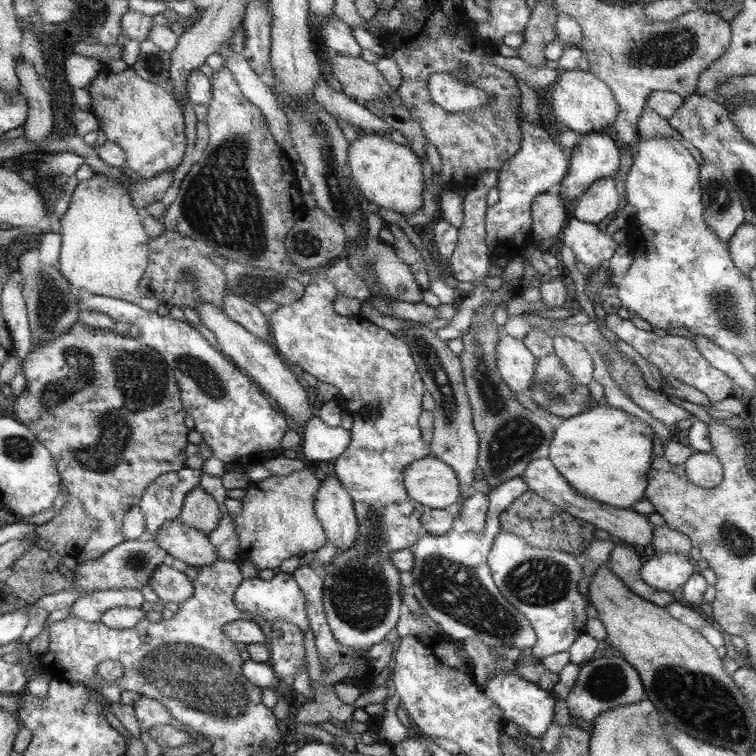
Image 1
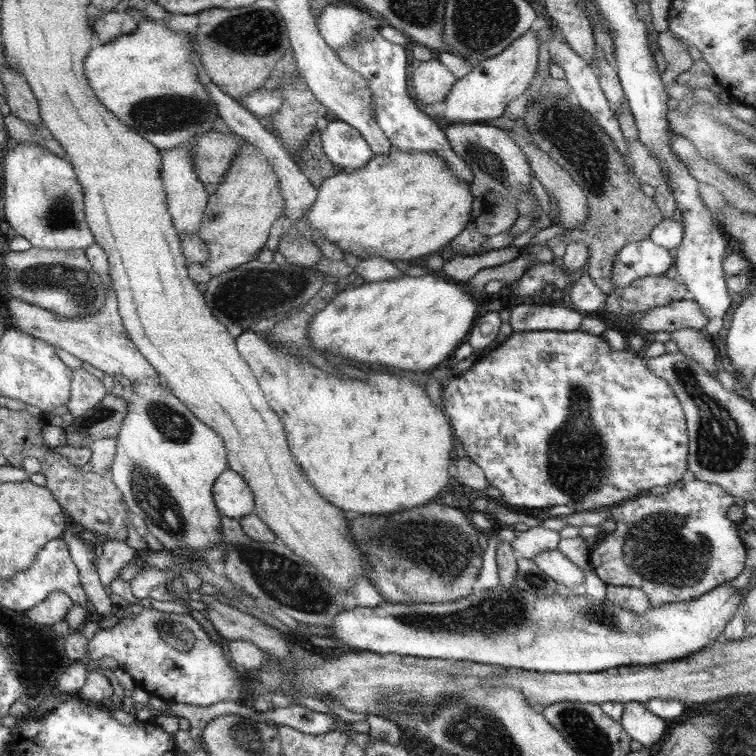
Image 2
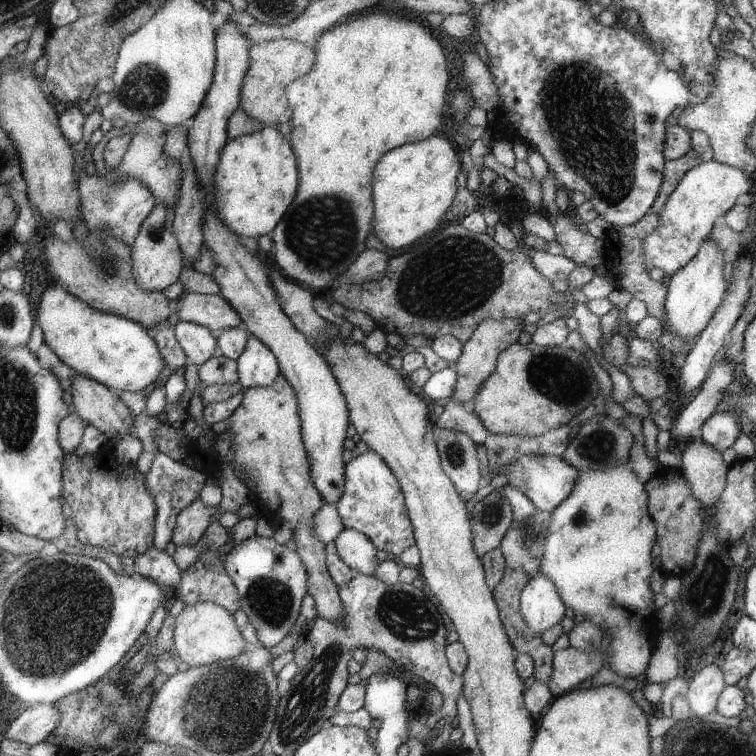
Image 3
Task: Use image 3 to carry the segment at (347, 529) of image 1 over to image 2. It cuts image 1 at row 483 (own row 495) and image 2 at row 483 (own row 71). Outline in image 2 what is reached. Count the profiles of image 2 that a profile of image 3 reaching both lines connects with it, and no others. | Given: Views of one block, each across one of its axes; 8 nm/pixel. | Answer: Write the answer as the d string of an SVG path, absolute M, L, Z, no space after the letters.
M225 470L223 476L215 482L213 500L221 516L227 516L233 520L249 516L255 508L253 492L243 482L243 476L235 474L233 470Z

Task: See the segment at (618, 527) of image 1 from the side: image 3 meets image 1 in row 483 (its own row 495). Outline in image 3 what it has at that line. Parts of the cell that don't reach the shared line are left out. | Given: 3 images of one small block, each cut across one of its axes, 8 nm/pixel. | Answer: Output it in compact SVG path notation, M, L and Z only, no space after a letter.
M521 454L513 458L507 464L501 464L497 468L497 476L503 476L507 482L505 486L511 486L519 490L537 512L551 512L563 498L569 494L573 480L575 480L575 468L569 468L567 462L561 458L551 458L551 456L533 456L533 454Z

